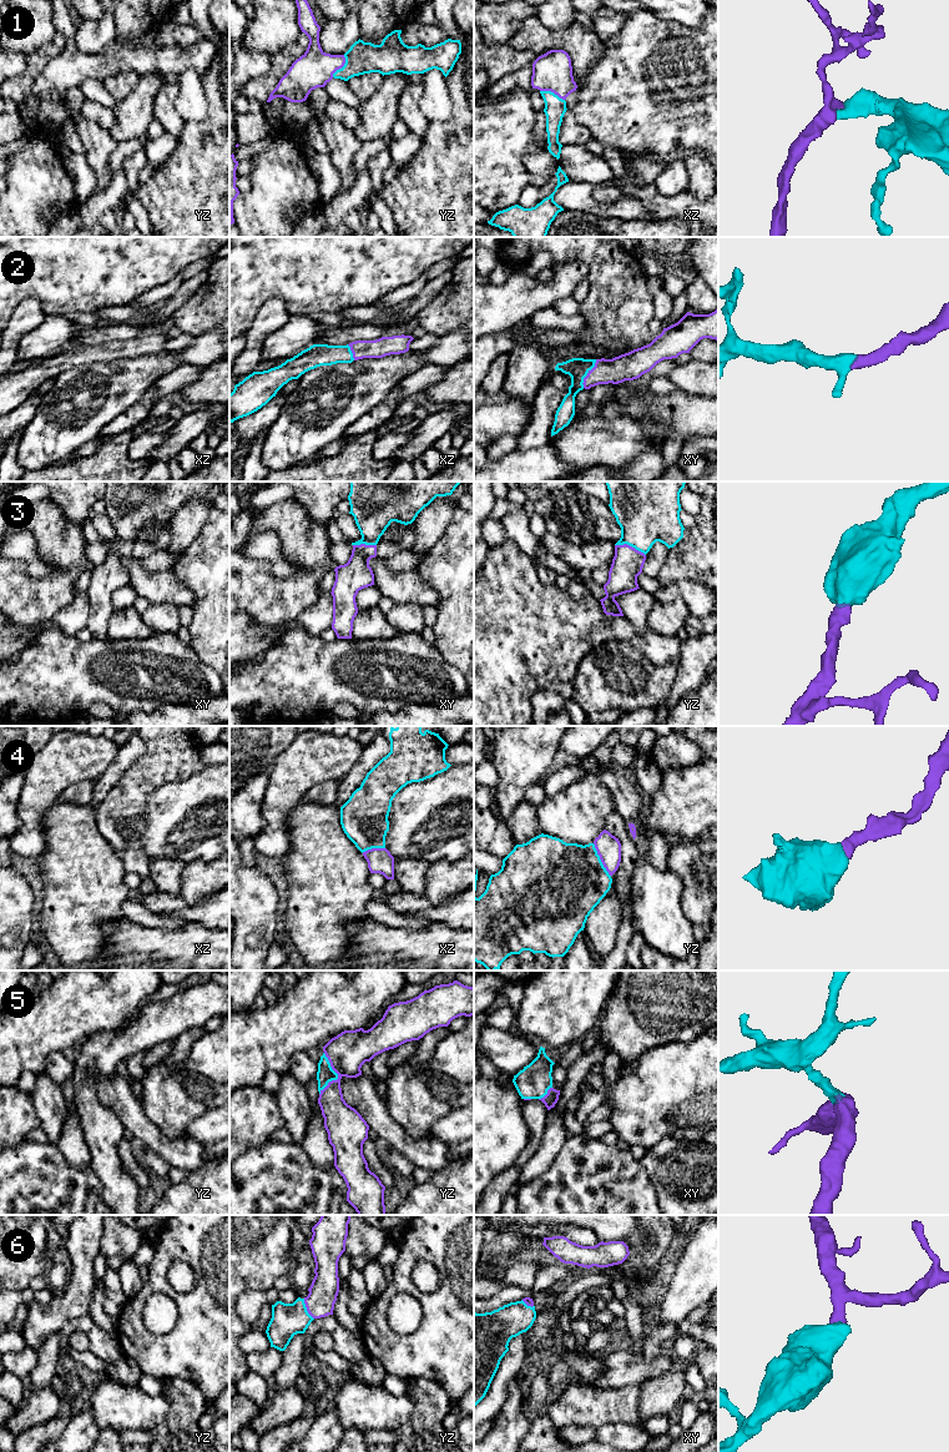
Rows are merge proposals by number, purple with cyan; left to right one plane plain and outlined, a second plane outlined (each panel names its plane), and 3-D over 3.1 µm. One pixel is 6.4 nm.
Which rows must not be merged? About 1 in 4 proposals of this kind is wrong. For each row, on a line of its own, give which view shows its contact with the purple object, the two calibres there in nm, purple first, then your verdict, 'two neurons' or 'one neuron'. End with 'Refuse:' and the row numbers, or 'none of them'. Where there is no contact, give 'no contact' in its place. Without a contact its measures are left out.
1: yz | 240/200 nm | one neuron
2: xy | 170/140 nm | one neuron
3: yz | 200/400 nm | one neuron
4: yz | 160/480 nm | one neuron
5: yz | 260/110 nm | one neuron
6: yz | 190/220 nm | one neuron
Refuse: none of them

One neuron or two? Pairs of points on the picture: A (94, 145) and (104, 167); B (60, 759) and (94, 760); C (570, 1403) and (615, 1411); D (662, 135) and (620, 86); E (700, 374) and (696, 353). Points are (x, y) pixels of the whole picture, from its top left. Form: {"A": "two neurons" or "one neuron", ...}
{"A": "one neuron", "B": "one neuron", "C": "one neuron", "D": "one neuron", "E": "two neurons"}

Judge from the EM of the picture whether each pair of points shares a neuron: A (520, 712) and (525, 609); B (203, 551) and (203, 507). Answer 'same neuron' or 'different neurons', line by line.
A: same neuron
B: different neurons

